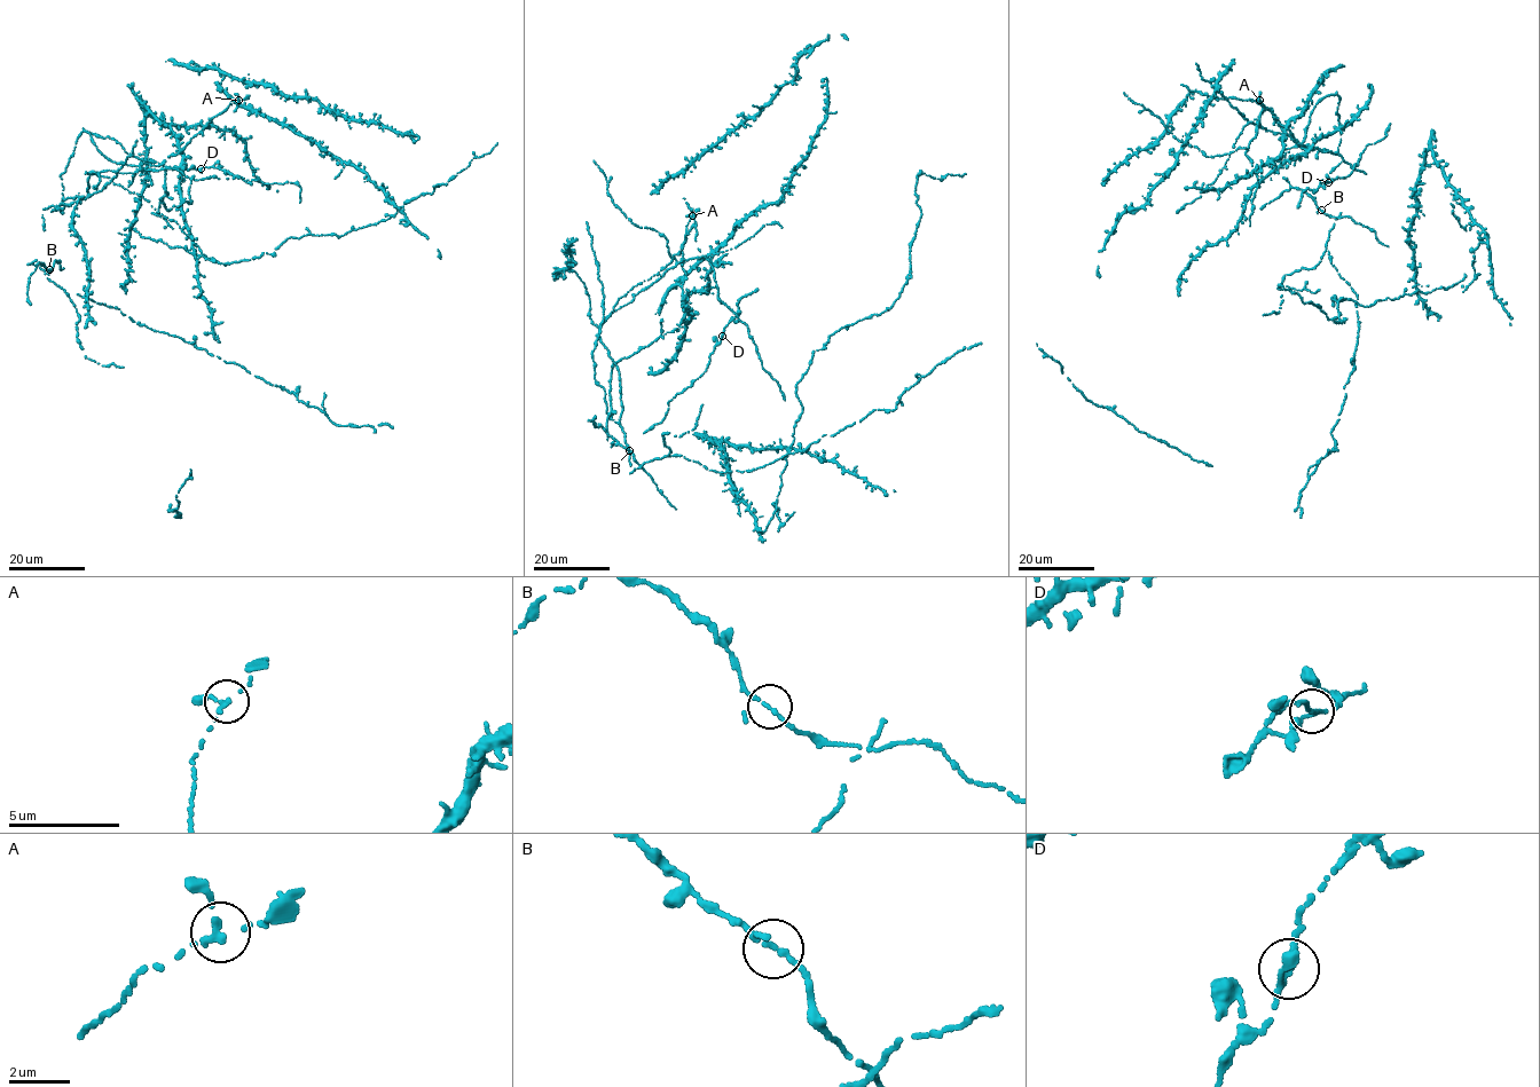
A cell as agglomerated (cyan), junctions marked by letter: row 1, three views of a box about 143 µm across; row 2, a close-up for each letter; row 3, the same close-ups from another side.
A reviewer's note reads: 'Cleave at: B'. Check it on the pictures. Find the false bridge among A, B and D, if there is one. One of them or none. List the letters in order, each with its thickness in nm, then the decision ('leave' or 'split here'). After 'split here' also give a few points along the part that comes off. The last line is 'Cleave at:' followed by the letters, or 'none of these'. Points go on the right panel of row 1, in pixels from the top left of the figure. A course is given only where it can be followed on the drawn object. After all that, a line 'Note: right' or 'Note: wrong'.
A: 190 nm thick; leave
B: 160 nm thick; leave
D: 170 nm thick; leave
Cleave at: none of these
Note: wrong

